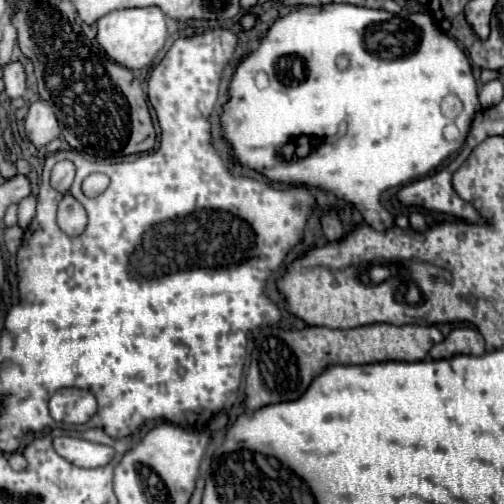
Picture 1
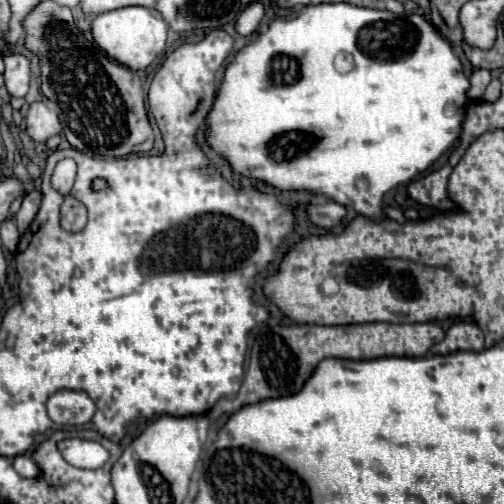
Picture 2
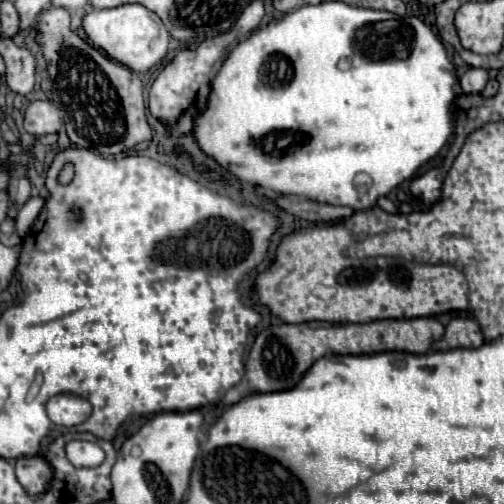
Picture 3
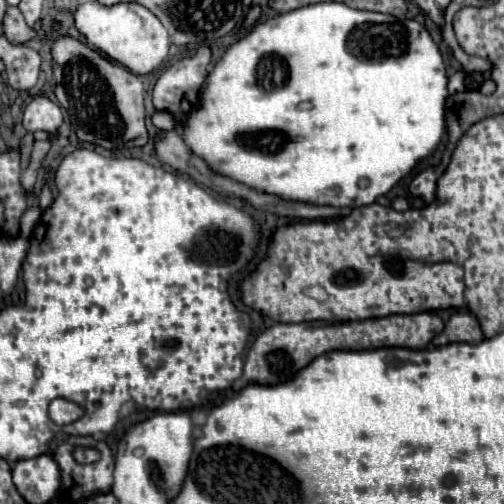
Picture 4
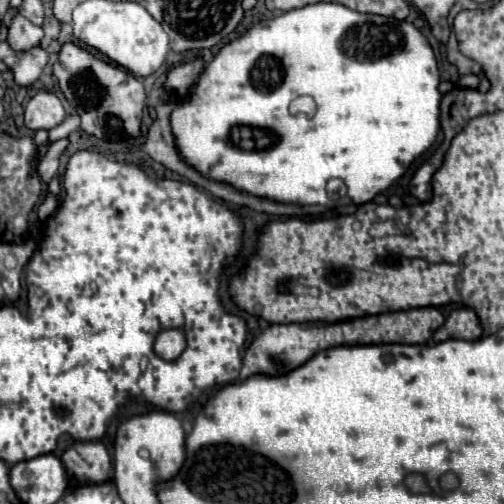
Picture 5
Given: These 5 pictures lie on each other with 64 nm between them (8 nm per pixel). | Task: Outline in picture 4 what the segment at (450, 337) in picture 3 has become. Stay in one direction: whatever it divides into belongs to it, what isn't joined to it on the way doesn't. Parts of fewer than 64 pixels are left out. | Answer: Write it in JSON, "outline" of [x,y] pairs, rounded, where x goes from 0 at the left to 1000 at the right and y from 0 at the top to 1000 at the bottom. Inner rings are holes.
{"outline":[[[901,623],[873,667],[857,675],[861,687],[885,687],[901,679],[929,679],[929,683],[952,683],[960,675],[952,643],[944,627],[937,623]]]}

